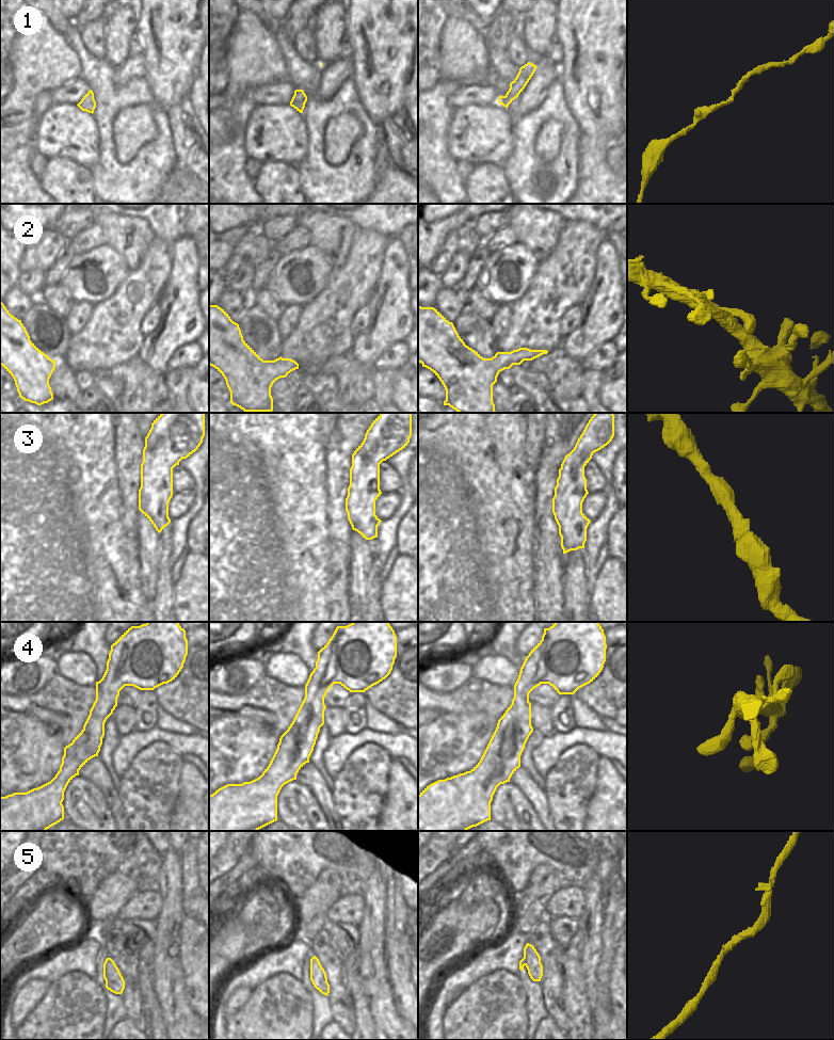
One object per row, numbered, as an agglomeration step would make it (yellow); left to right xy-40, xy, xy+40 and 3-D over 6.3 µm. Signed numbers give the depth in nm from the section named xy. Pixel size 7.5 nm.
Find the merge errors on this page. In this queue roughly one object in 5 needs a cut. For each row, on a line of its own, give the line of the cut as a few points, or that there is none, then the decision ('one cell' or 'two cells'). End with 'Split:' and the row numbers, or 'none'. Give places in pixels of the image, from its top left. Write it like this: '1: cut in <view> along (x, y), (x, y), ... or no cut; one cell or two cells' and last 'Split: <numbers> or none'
1: no cut; one cell
2: no cut; one cell
3: no cut; one cell
4: no cut; one cell
5: no cut; one cell
Split: none

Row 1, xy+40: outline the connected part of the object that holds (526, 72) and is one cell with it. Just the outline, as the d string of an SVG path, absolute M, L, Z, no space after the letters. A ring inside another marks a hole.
M528 62L519 68L516 78L510 83L510 89L504 96L499 96L498 103L508 109L509 105L518 97L531 77L533 76L536 65Z

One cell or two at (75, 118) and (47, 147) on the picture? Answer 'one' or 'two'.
one

